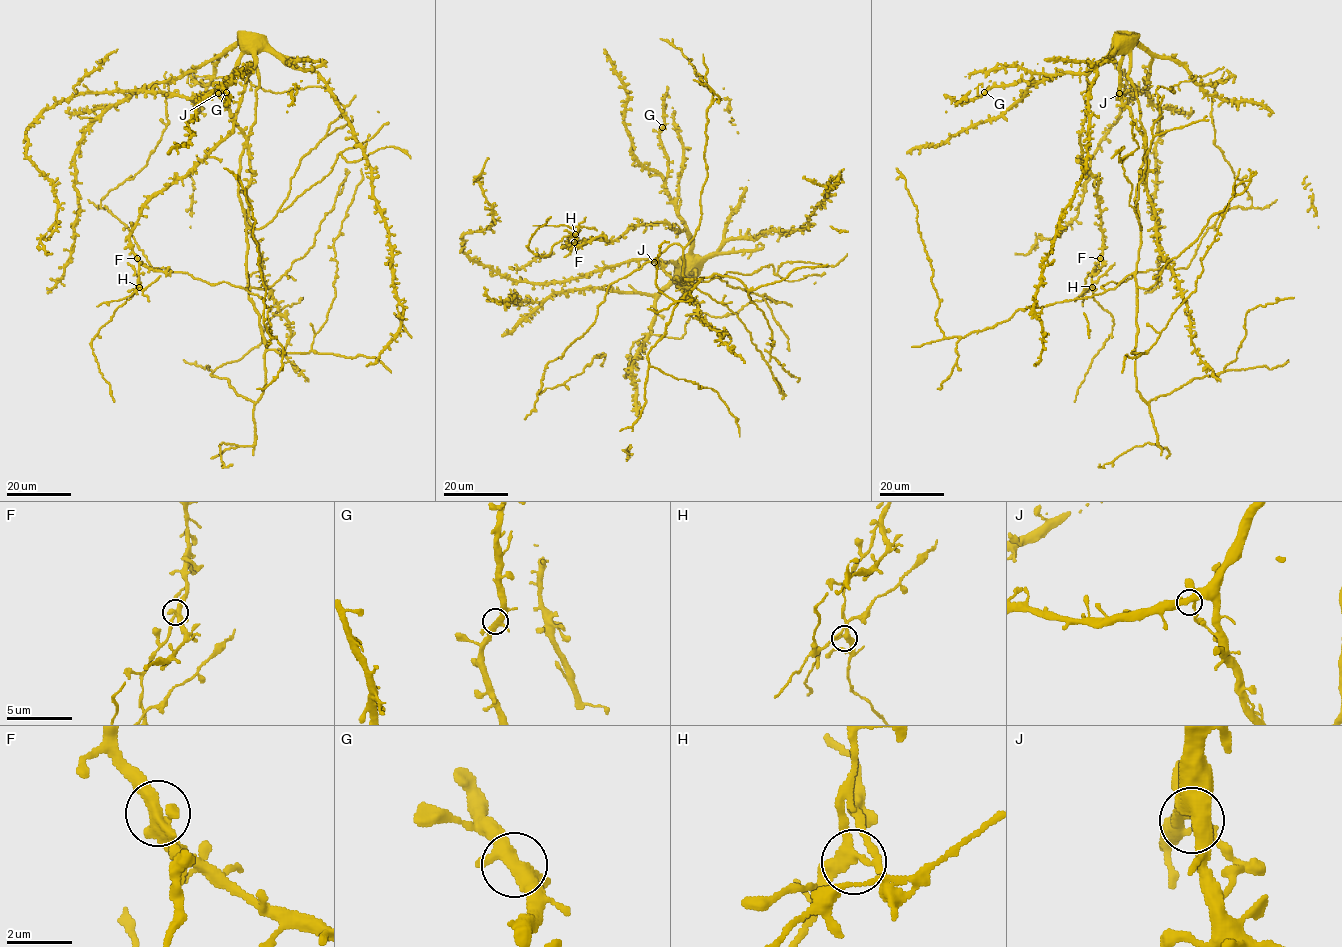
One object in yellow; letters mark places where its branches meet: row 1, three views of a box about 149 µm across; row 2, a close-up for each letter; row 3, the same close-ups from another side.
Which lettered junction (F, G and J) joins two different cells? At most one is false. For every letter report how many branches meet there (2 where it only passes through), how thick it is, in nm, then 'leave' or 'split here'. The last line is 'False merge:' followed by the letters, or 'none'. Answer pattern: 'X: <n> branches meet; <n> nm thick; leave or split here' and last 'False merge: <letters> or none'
F: 4 branches meet; 340 nm thick; split here
G: 4 branches meet; 360 nm thick; leave
J: 4 branches meet; 360 nm thick; leave
False merge: F

